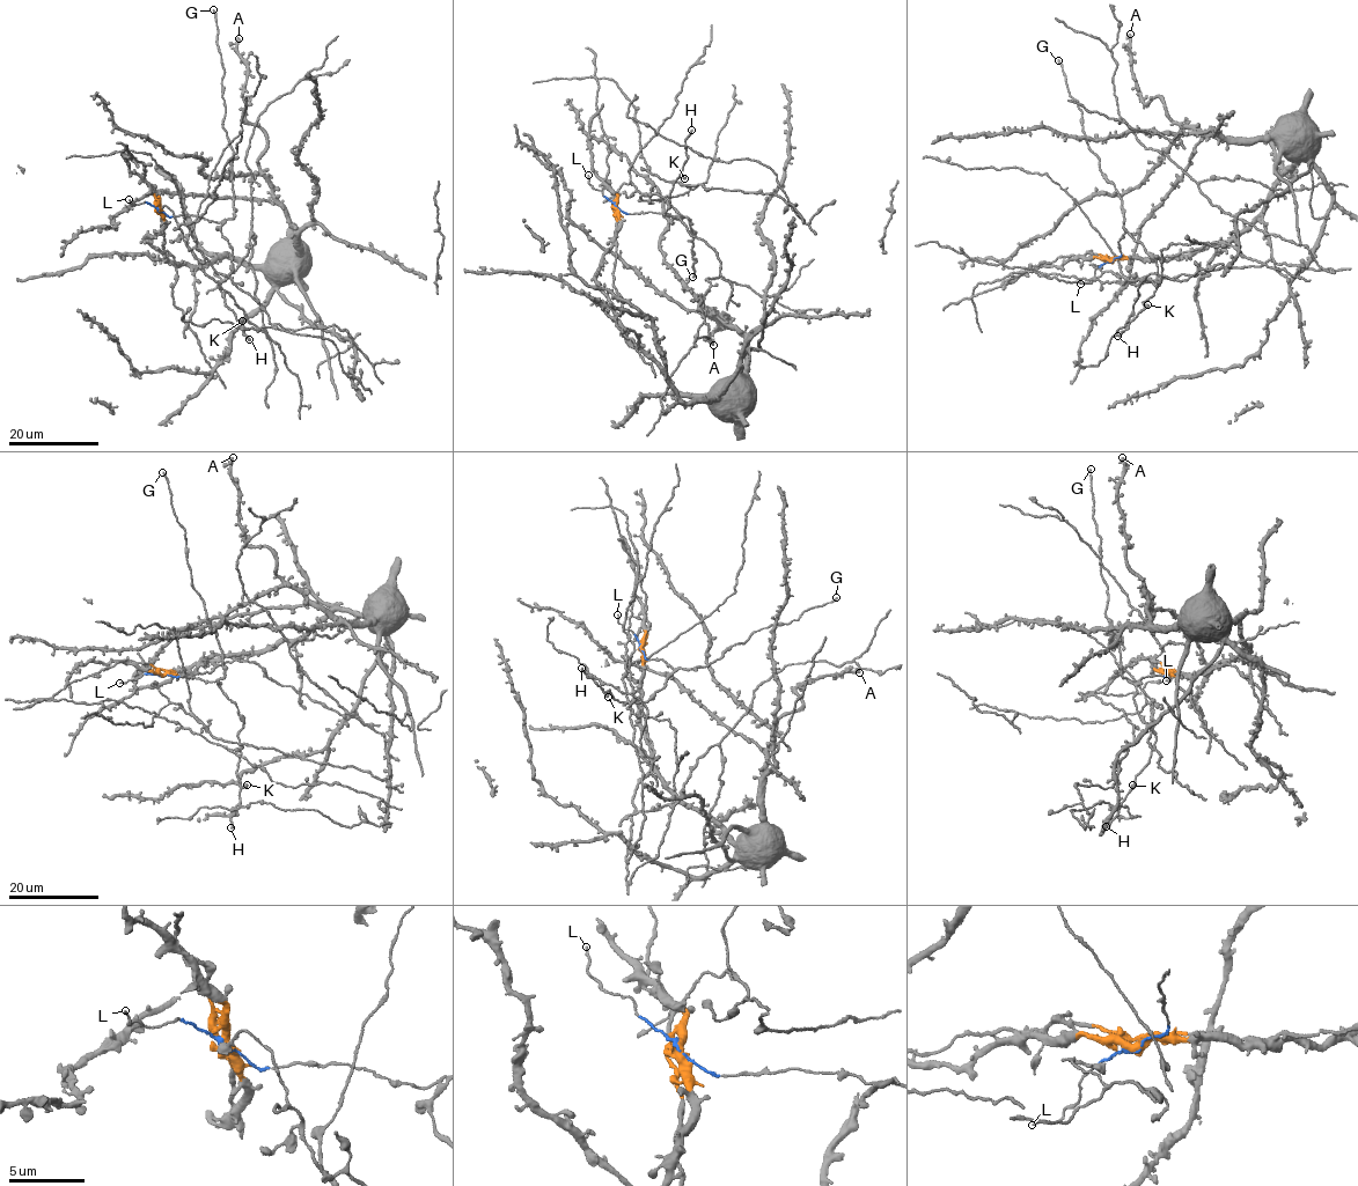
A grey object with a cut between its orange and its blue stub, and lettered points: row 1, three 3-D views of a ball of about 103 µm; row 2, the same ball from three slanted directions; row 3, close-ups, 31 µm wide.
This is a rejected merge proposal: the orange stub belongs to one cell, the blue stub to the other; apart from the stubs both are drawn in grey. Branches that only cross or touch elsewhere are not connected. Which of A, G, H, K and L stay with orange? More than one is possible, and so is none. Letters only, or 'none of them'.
A

